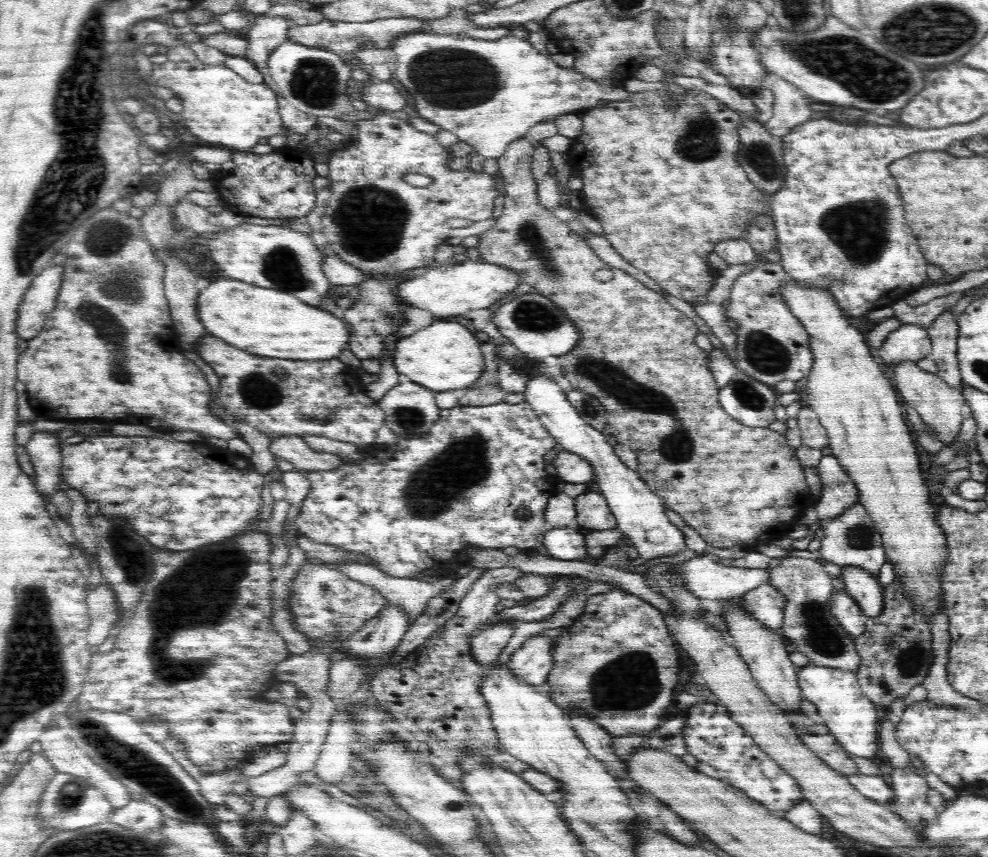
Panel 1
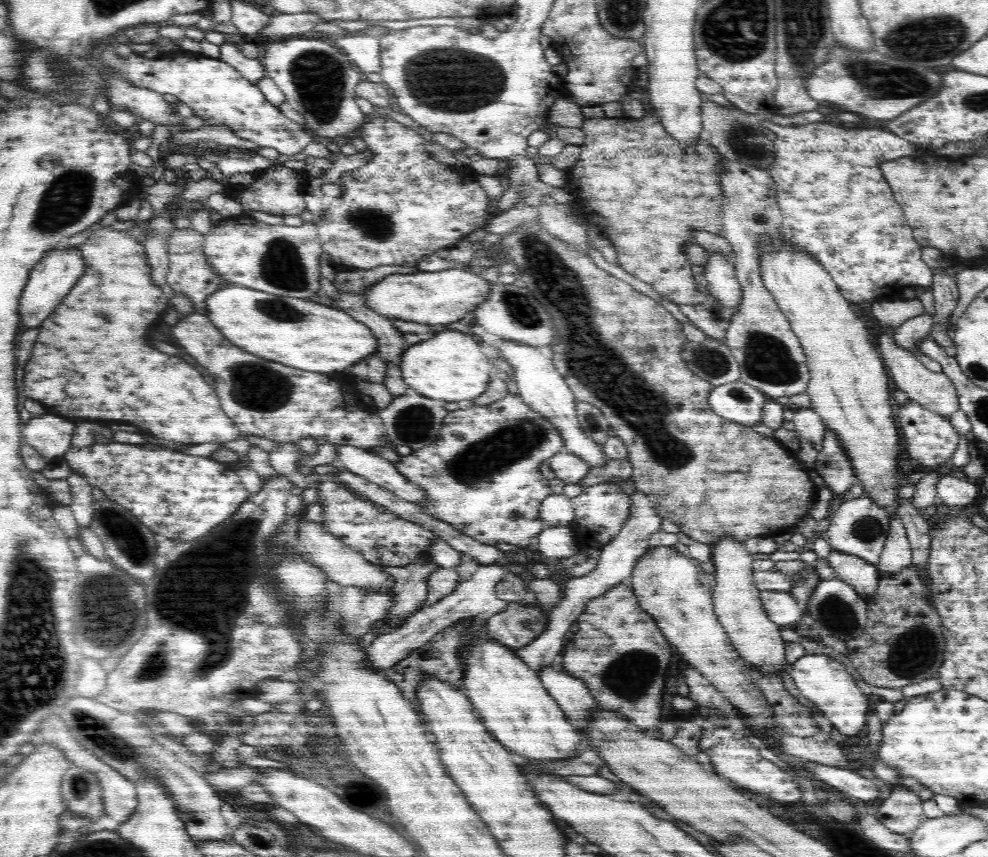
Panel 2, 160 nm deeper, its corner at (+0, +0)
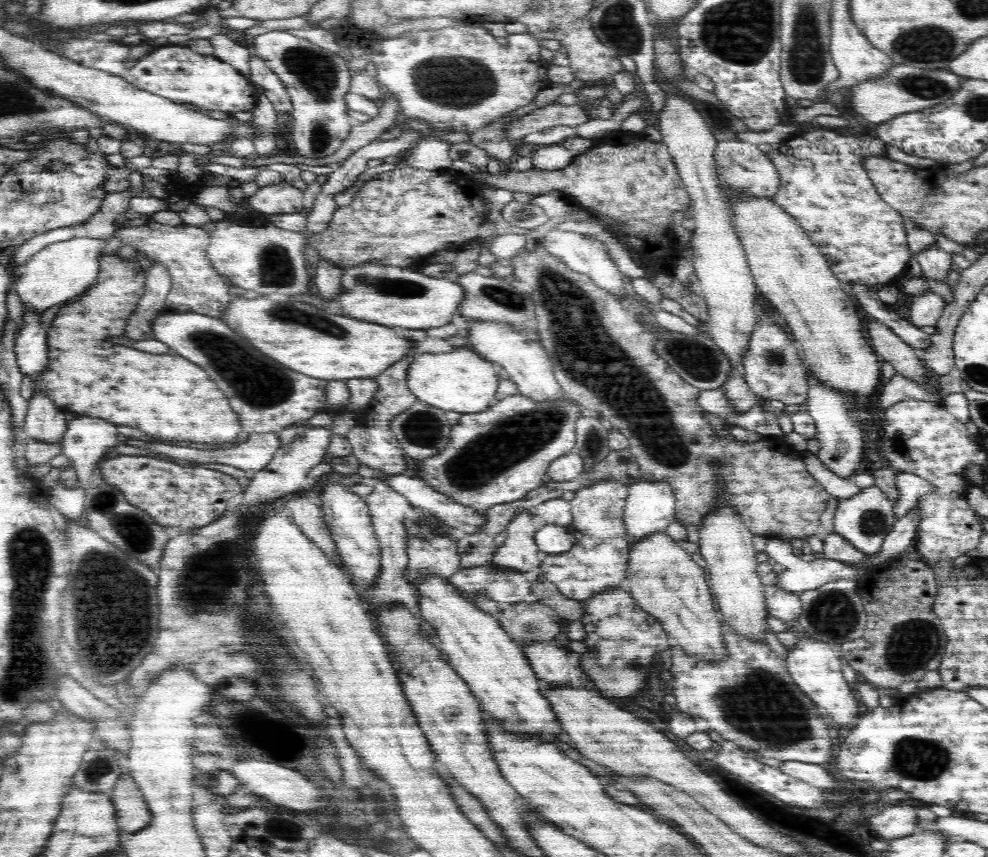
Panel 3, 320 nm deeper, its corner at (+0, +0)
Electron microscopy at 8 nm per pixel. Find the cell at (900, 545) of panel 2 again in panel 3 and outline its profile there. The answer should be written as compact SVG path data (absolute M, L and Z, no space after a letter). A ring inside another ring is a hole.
M900 471L896 473L896 489L898 498L893 502L893 509L896 517L900 518L915 508L920 498L932 494L936 487L916 474Z

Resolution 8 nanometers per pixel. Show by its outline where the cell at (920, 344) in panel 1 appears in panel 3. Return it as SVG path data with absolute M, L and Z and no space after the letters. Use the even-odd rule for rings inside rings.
M934 291L910 296L909 308L904 316L914 326L935 326L938 319L942 316L946 301L942 295Z

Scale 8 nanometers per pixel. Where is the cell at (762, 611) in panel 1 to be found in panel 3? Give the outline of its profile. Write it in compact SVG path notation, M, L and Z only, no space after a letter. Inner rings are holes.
M778 585L765 586L765 604L769 615L783 622L797 620L803 611L799 594L787 592Z

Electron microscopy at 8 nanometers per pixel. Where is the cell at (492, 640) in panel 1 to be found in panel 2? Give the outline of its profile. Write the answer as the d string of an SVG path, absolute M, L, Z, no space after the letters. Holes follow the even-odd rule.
M524 602L508 603L507 609L486 617L485 632L492 639L504 644L509 649L516 650L530 644L538 634L544 632L546 624L548 624L548 615L542 614L542 610L539 607L526 605Z

